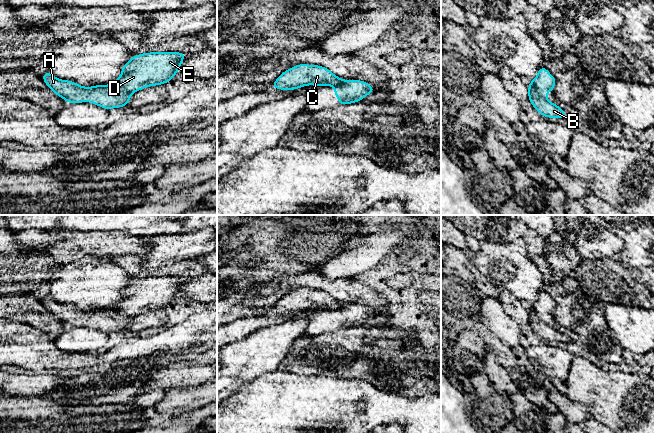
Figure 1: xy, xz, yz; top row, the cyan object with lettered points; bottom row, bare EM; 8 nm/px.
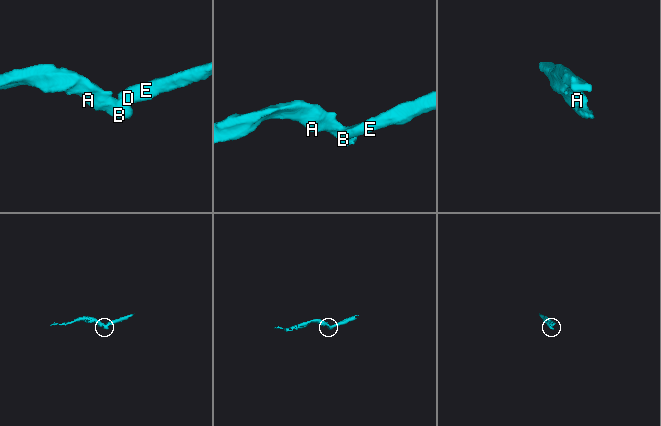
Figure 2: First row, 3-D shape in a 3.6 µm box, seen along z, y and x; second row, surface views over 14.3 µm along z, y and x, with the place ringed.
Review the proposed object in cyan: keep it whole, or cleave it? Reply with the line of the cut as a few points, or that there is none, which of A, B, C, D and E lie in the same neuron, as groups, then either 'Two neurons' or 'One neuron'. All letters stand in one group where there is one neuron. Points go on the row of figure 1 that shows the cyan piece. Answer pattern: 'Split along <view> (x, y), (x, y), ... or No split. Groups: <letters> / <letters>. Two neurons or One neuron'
Split along yz (529, 82), (546, 99). Groups: A B C / D E. Two neurons

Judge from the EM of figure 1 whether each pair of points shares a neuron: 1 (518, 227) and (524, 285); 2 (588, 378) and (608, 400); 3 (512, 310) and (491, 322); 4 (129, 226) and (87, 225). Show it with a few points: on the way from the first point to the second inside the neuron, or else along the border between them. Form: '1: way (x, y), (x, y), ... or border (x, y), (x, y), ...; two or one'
1: border (496, 242), (509, 242), (520, 238), (527, 247); two
2: way (591, 383), (603, 395); one
3: border (507, 312), (520, 326); two
4: way (119, 225), (97, 225); one

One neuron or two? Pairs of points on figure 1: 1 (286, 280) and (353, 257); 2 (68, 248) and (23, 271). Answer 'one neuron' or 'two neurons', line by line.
1: two neurons
2: one neuron

